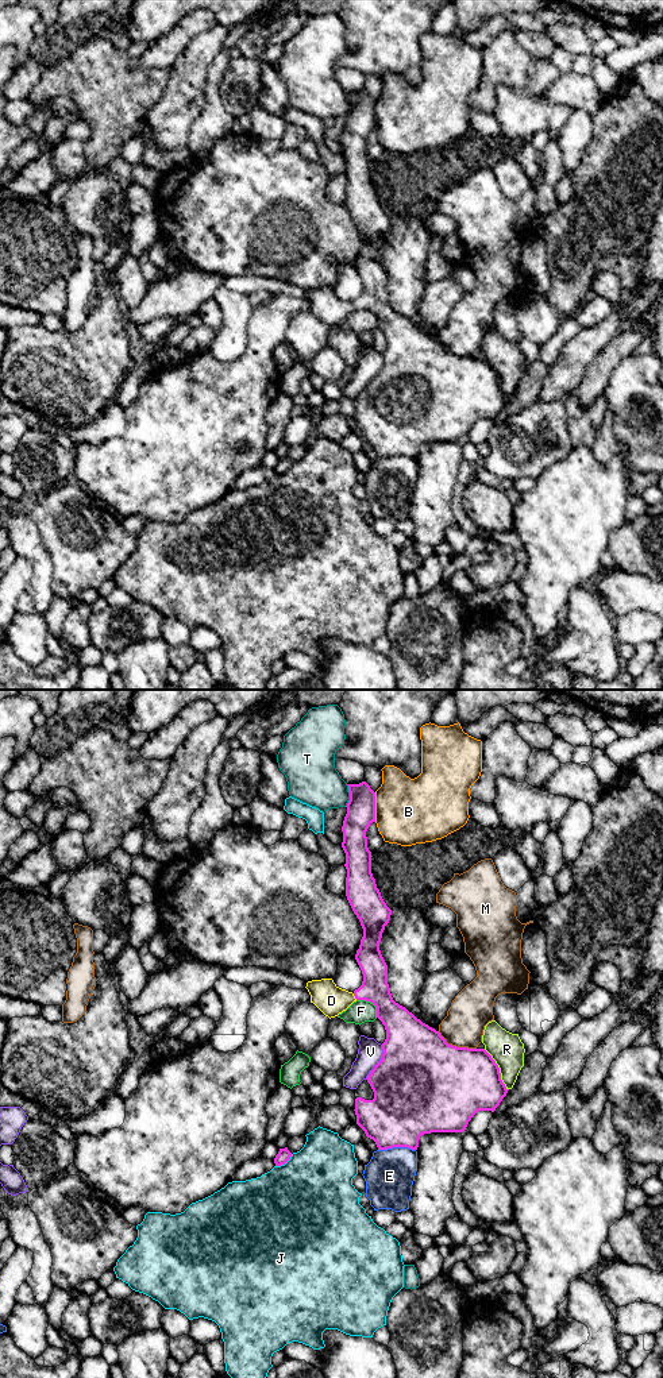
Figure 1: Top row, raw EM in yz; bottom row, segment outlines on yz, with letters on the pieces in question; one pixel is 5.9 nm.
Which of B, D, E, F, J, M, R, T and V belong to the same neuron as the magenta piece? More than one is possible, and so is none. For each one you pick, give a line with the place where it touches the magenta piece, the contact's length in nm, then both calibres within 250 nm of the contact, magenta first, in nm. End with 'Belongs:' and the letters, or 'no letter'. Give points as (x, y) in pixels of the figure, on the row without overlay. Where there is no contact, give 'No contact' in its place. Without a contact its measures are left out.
D: Touches magenta at yz (354, 304). Shared border 50 nm. Thickness 170 nm (magenta) against 180 nm
Belongs: D

